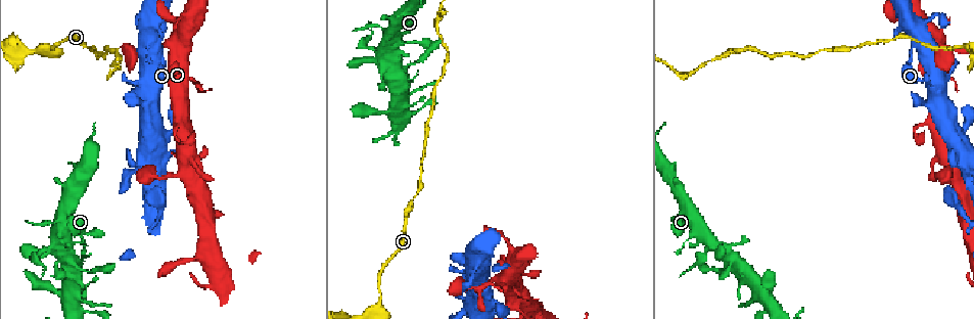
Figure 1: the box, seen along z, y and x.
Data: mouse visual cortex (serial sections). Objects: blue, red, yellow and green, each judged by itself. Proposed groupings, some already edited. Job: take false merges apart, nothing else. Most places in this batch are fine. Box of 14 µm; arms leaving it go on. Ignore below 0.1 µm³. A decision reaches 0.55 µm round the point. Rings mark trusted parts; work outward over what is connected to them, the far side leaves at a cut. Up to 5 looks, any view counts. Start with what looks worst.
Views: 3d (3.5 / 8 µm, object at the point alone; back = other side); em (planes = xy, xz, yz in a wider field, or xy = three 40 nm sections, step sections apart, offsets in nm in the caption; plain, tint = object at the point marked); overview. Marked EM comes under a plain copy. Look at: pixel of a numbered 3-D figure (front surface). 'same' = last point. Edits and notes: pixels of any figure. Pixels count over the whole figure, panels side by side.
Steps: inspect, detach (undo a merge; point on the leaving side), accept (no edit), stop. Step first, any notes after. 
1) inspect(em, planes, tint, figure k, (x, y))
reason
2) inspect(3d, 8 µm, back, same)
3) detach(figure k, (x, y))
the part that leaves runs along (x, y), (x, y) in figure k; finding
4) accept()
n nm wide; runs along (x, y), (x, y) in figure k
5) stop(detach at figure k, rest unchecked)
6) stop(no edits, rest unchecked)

inspect(3d, 8 µm, figure 1, (964, 46))

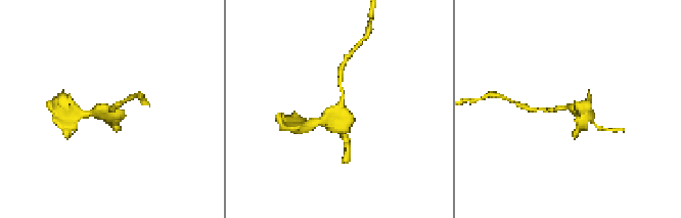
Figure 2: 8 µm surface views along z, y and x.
inspect(3d, 3.5 µm, figure 2, (337, 111))

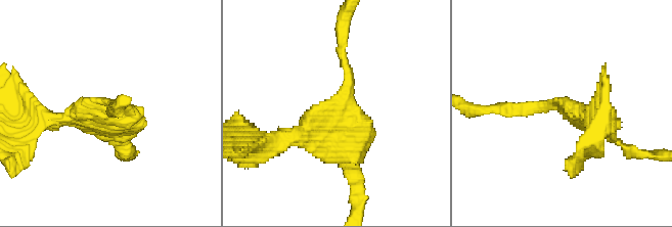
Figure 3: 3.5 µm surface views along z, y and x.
inspect(em, xy, step 2, tint, figure 3, (562, 107))

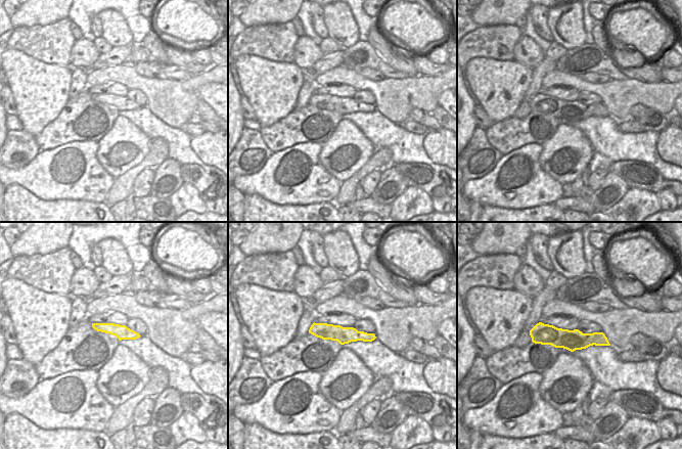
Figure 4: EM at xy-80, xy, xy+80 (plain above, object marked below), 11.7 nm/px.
accept()
runs along (343, 50), (343, 105), (279, 142) in figure 3; continuous, no second cell

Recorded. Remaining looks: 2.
inspect(3d, 3.5 µm, figure 1, (383, 57))
four arms meet

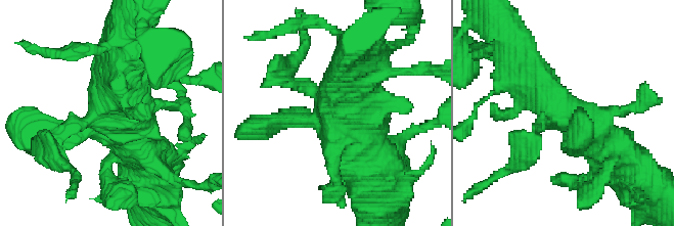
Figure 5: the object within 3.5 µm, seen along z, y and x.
inspect(em, xy, step 1, tint, figure 5, (561, 112))

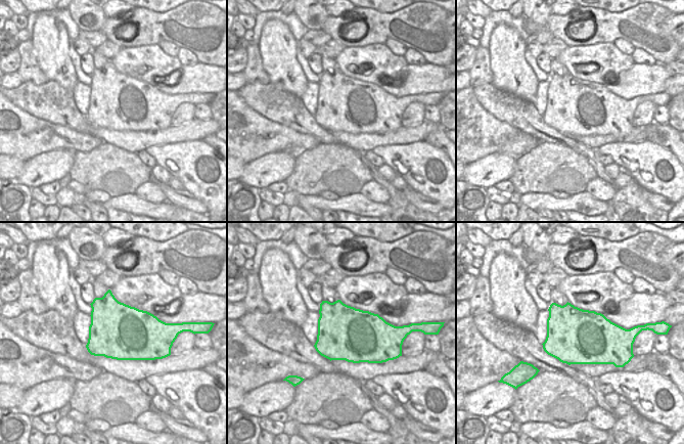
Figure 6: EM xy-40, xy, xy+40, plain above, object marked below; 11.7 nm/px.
accept()
runs along (509, 52), (541, 96), (603, 143) in figure 5; all the same cell

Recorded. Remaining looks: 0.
stop(no edits, rest unchecked)

